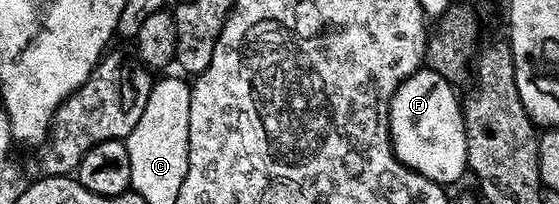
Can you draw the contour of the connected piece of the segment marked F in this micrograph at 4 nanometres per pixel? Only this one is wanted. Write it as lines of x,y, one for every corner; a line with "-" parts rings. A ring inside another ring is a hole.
419,69
413,71
413,73
405,79
400,86
396,89
396,93
390,99
390,144
394,150
394,156
400,160
408,169
412,169
416,173
420,173
424,177
428,177
434,183
440,183
443,185
451,185
462,174
467,174
468,168
466,165
466,122
462,116
462,103
460,102
460,95
456,92
455,84
450,83
446,78
440,73
431,71
429,69

